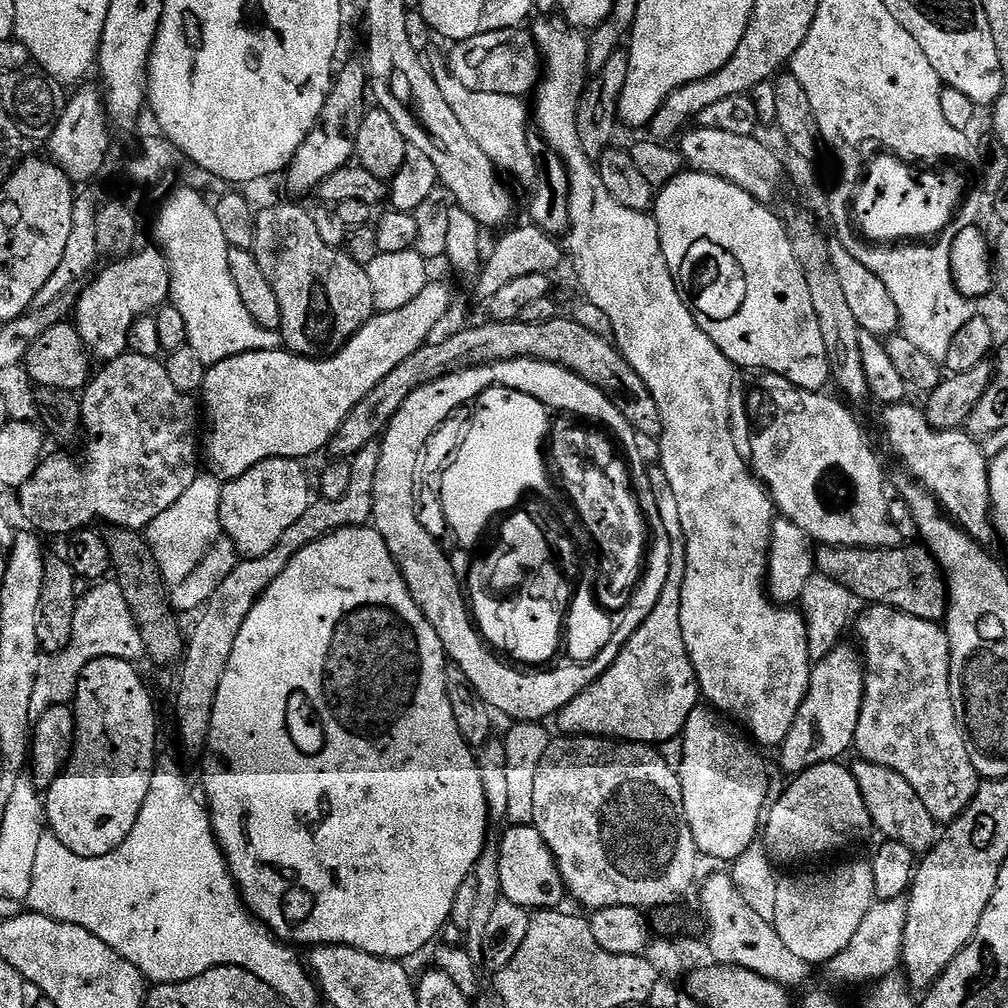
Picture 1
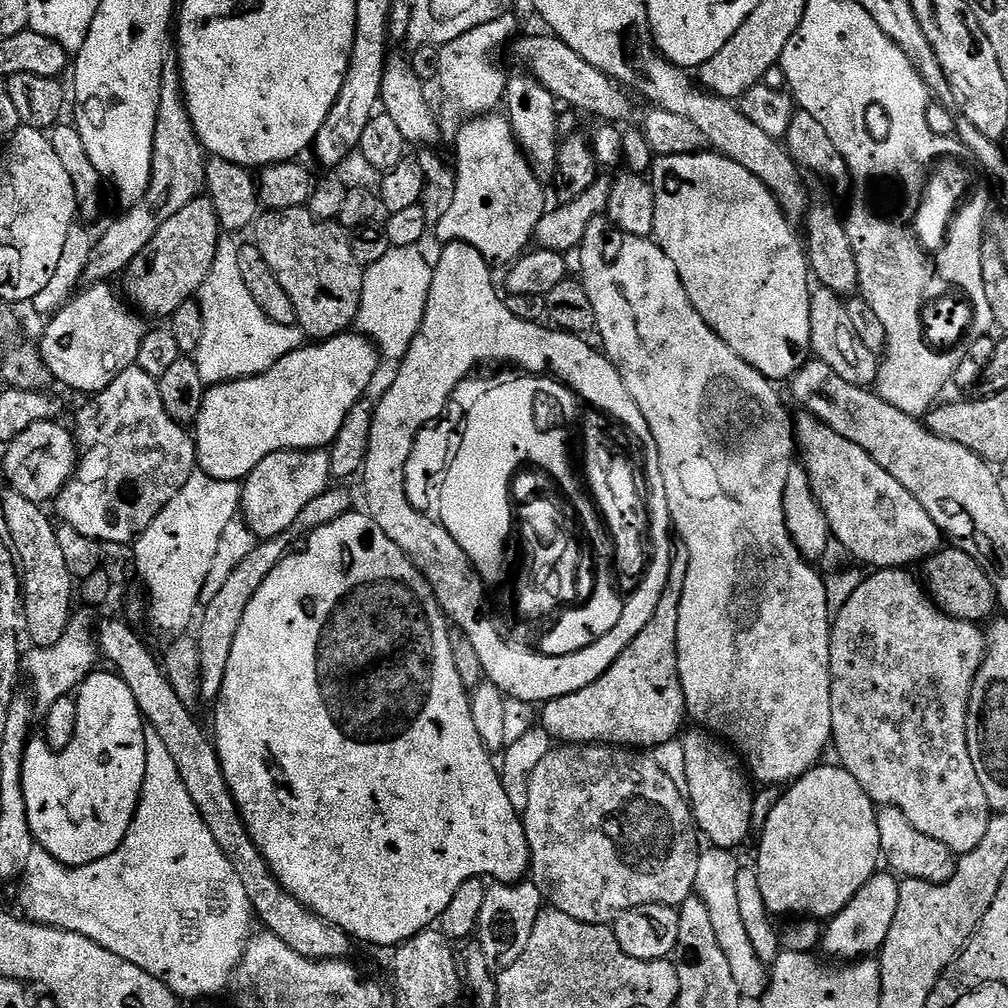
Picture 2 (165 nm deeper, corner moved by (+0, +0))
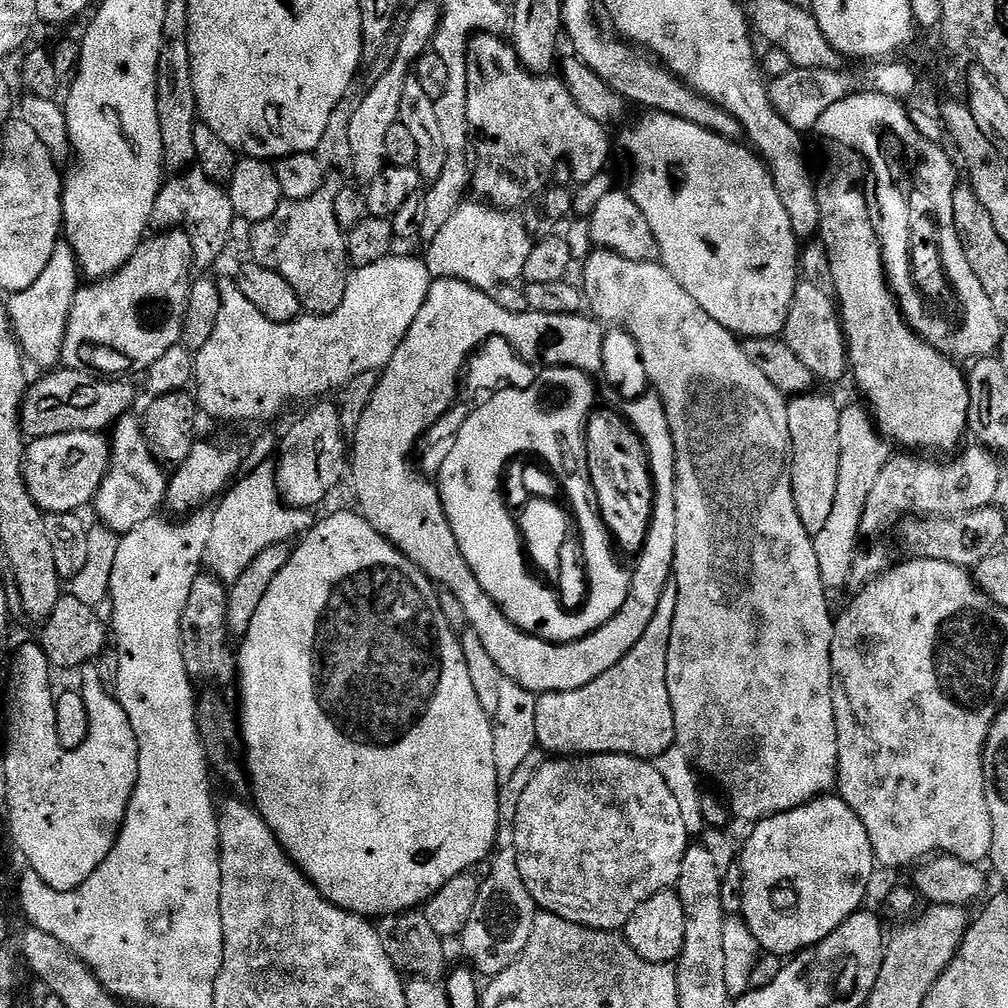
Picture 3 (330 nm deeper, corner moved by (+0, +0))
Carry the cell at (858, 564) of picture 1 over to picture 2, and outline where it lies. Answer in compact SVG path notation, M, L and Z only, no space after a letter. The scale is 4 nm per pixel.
M944 546L923 561L923 568L922 584L927 595L932 603L950 618L980 624L991 621L997 615L996 591L990 582L988 571L978 566L978 562L970 558L970 554L955 546Z

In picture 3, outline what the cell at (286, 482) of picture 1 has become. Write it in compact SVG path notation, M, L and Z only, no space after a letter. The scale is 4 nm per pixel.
M328 402L313 403L309 407L313 408L288 433L285 431L280 441L278 459L275 461L276 481L280 497L292 508L315 509L315 504L322 503L343 480L346 480L346 473L350 468L350 444L342 426L339 407L335 403L324 403Z

